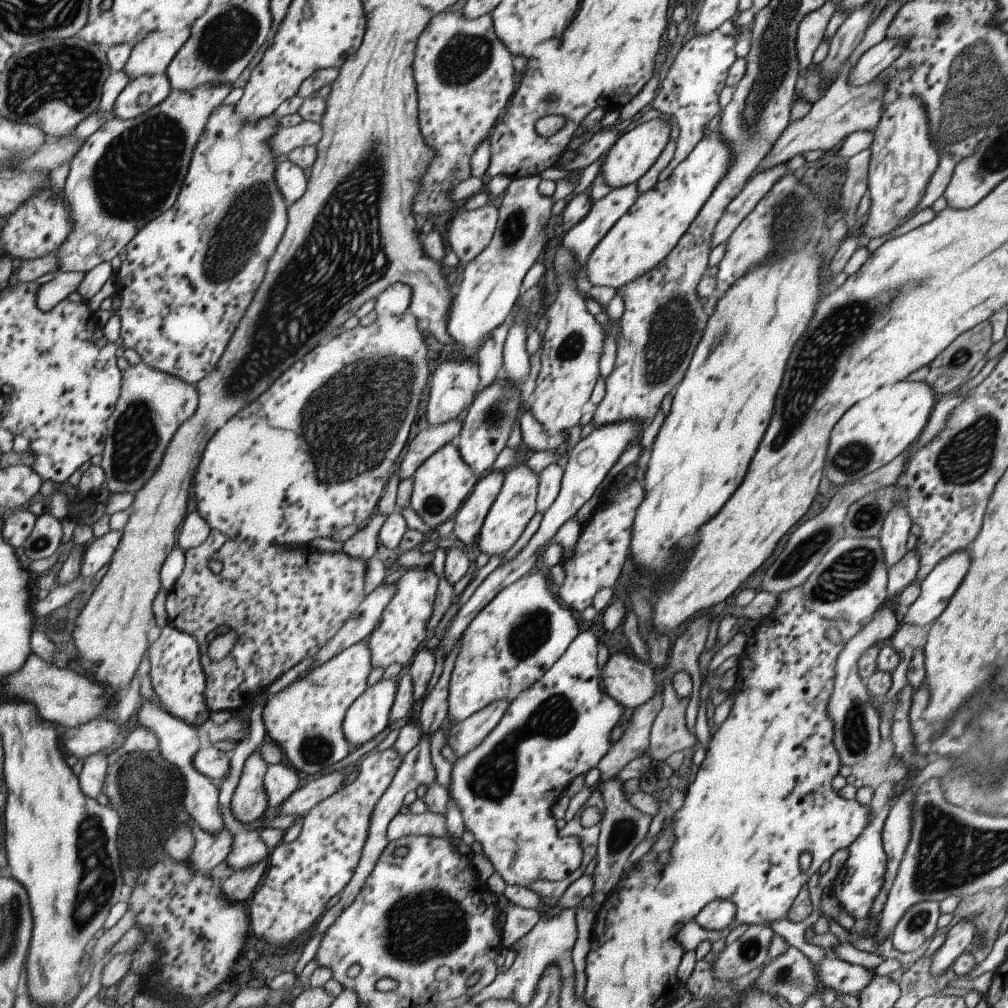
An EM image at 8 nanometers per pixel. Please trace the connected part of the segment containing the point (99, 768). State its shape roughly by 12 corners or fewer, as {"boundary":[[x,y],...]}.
{"boundary":[[103,753],[81,760],[79,788],[87,798],[102,792],[107,771]]}

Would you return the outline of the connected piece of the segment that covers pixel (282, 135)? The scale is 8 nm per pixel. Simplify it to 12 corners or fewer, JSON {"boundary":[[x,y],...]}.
{"boundary":[[310,121],[278,127],[269,138],[273,158],[313,146],[321,126]]}

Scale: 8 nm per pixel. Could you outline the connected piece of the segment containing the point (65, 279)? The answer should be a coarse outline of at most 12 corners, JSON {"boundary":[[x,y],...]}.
{"boundary":[[83,271],[59,272],[37,288],[35,304],[47,312],[76,291]]}

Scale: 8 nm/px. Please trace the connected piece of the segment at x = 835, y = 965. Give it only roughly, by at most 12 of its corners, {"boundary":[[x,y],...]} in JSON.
{"boundary":[[827,954],[814,976],[833,992],[859,997],[872,969]]}

